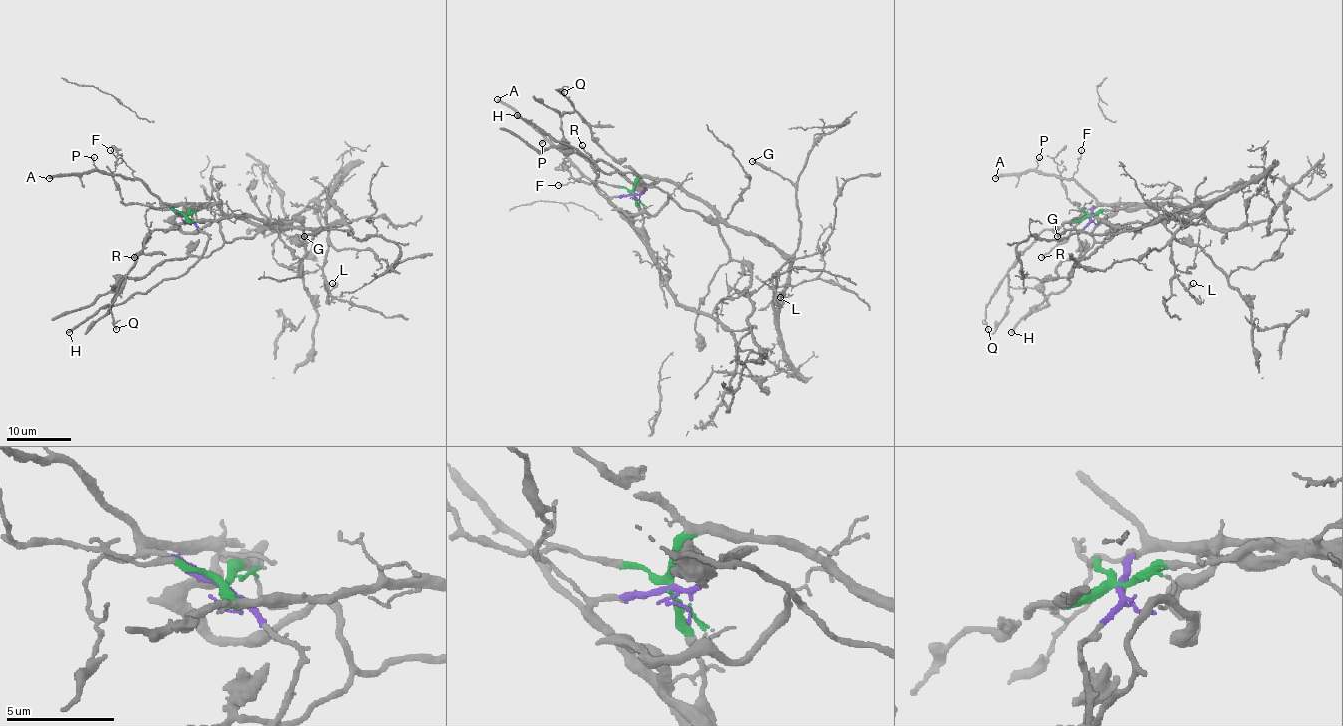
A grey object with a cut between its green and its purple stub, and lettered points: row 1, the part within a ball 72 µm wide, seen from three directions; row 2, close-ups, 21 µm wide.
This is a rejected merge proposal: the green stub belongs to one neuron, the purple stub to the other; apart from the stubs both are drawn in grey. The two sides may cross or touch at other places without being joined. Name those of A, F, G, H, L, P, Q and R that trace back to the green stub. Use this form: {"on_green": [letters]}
{"on_green": ["G", "L", "Q"]}

